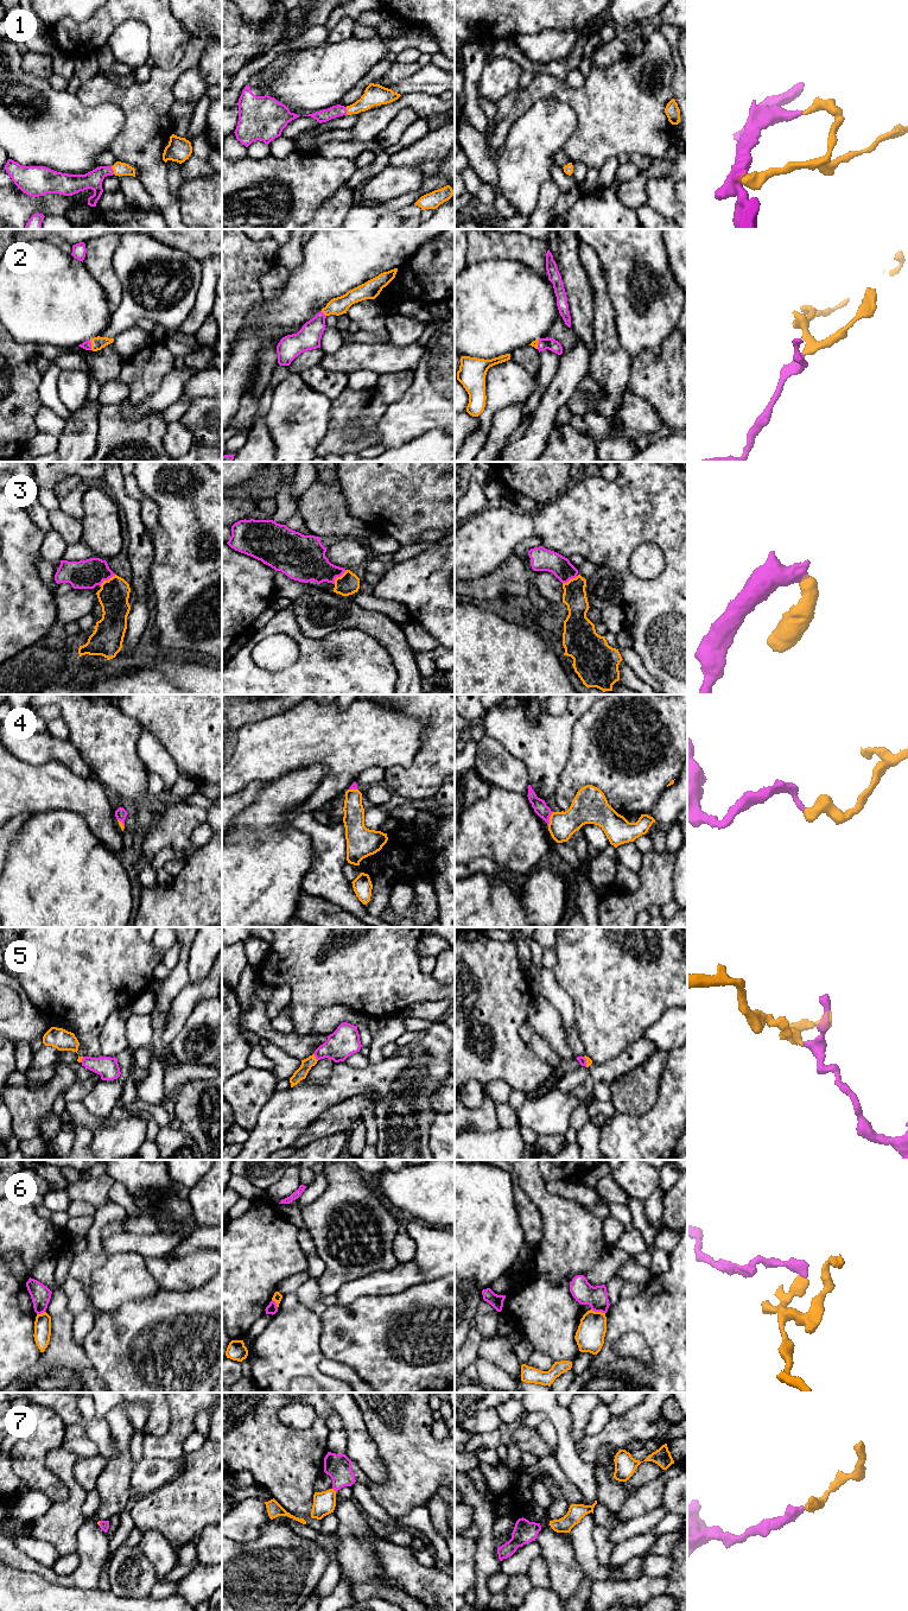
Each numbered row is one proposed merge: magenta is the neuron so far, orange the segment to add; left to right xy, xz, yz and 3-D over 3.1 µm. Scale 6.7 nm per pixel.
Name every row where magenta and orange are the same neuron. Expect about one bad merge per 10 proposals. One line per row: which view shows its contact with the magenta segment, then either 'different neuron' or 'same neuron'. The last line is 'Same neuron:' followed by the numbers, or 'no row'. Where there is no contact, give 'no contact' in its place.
1: contact in xy; same neuron
2: contact in xy; same neuron
3: contact in xz; same neuron
4: contact in yz; same neuron
5: contact in xz; same neuron
6: contact in yz; different neuron
7: contact in xz; same neuron
Same neuron: 1, 2, 3, 4, 5, 7

